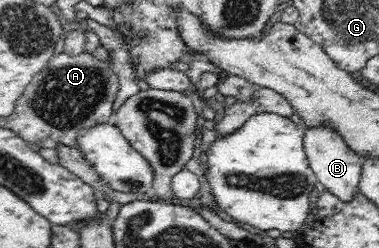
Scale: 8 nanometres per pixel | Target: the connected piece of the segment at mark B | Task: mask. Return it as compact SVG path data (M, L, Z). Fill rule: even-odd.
M321 126L318 128L302 127L302 130L304 132L304 150L318 182L339 200L351 201L359 193L358 185L362 174L363 159L349 149L347 142L335 130L327 126L322 128Z

